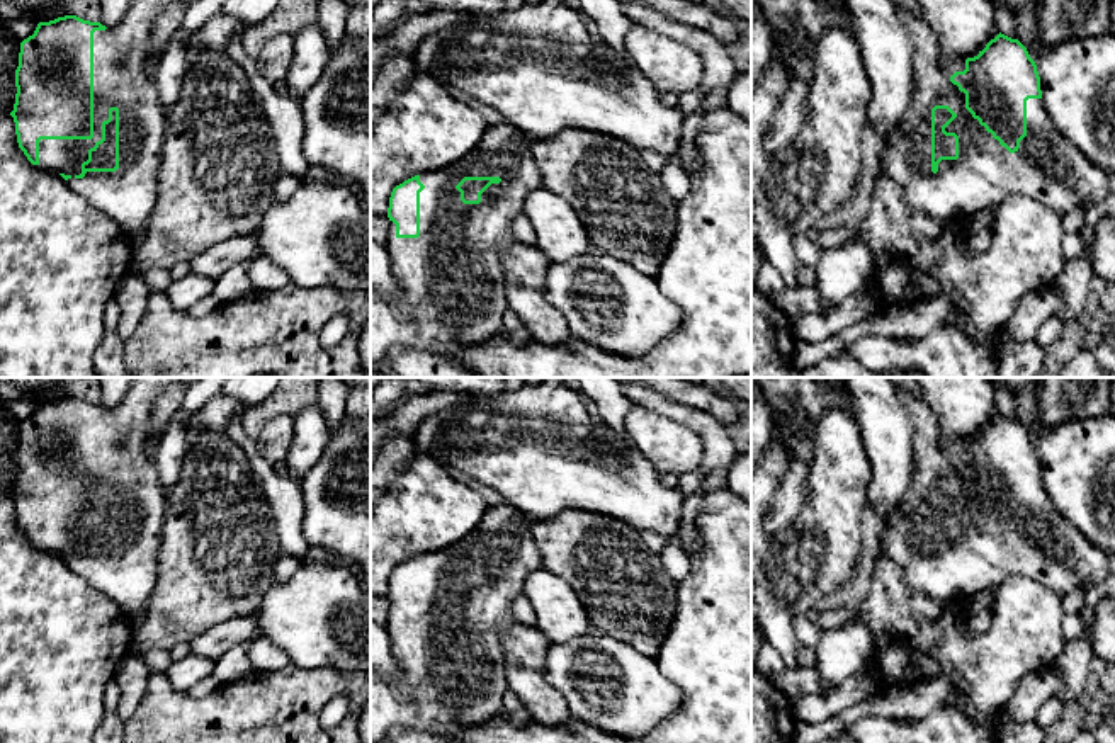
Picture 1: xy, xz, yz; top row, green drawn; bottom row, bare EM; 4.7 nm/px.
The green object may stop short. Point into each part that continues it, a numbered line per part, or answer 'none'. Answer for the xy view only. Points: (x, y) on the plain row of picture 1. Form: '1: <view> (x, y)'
1: xy (128, 577)

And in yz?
1: yz (1049, 550)

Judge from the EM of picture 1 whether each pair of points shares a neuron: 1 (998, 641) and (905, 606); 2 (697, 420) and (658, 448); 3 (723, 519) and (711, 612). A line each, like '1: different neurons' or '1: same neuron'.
1: same neuron
2: different neurons
3: same neuron

